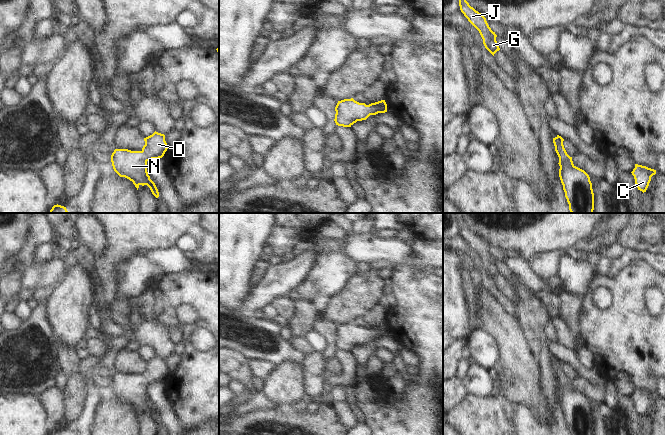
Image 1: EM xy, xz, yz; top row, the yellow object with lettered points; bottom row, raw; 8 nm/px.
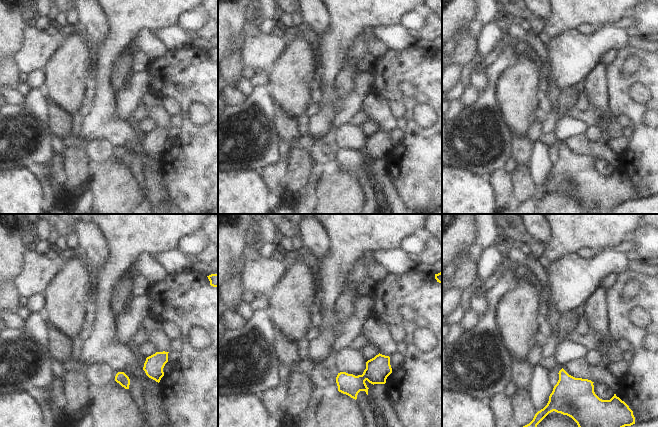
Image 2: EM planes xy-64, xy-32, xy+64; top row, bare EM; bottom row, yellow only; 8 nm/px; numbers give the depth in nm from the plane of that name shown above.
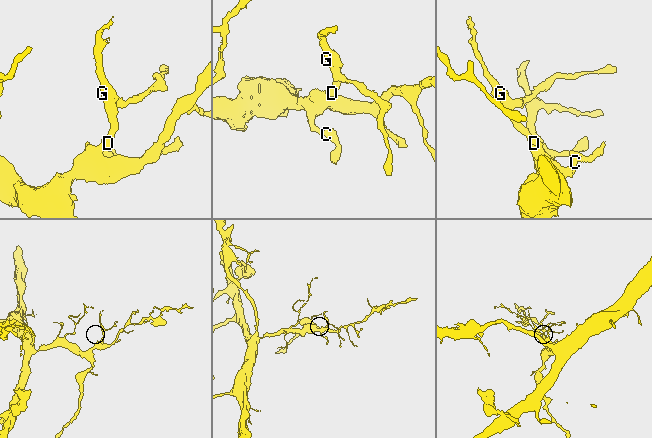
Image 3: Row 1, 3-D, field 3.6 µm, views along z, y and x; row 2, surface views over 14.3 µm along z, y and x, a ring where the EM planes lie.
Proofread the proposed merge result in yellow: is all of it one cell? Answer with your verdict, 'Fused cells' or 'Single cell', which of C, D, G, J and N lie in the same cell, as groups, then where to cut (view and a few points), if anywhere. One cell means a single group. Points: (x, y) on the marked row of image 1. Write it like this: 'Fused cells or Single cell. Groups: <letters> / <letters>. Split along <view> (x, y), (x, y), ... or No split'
Single cell. Groups: C D G J N. No split.

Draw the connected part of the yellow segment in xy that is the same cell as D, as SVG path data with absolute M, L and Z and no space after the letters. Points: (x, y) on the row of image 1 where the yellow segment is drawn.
M156 131L144 138L144 141L145 145L141 151L115 149L111 155L111 162L114 171L120 177L132 181L137 190L140 185L147 185L152 194L158 198L158 189L147 172L147 162L162 158L169 147L165 141L165 135Z

